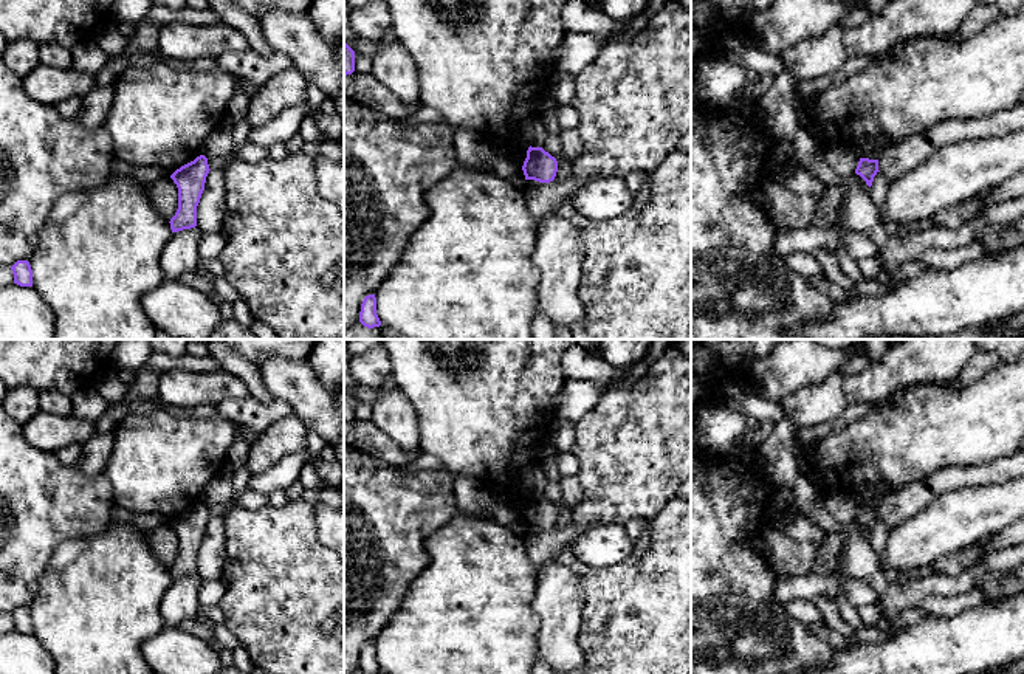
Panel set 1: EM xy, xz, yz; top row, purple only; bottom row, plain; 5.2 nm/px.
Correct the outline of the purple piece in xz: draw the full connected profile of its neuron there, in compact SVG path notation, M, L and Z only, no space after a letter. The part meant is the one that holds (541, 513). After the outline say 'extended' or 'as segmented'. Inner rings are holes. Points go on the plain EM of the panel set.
M528 494L527 505L522 513L525 527L534 527L539 530L550 530L558 519L558 508L542 494Z; as segmented

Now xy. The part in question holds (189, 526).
M200 502L170 522L178 535L178 556L169 569L172 579L197 573L197 553L209 518L208 505Z; as segmented

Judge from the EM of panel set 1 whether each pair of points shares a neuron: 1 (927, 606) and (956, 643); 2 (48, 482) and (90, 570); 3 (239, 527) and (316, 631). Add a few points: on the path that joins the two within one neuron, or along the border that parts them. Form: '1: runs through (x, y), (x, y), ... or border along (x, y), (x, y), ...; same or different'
1: border along (970, 608), (951, 615), (925, 615); different
2: border along (109, 526), (98, 535), (62, 541), (47, 563); different
3: runs through (265, 553), (276, 564), (285, 595), (295, 605); same

